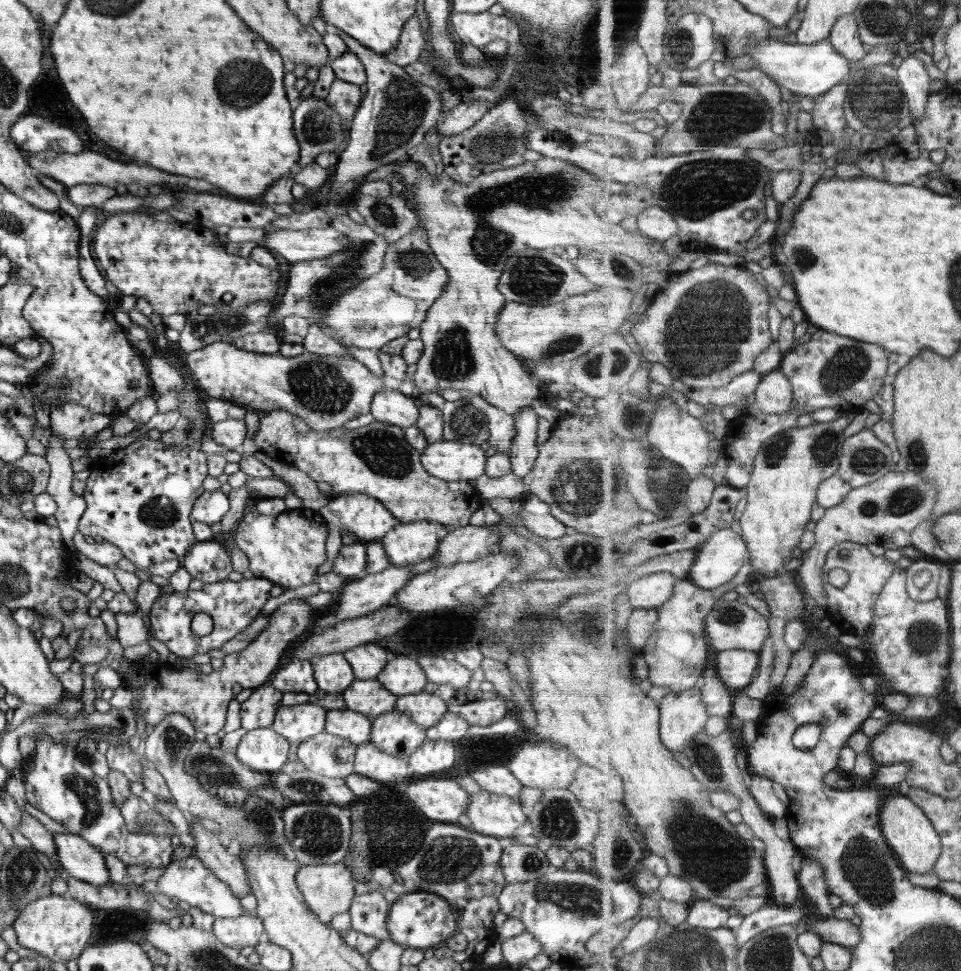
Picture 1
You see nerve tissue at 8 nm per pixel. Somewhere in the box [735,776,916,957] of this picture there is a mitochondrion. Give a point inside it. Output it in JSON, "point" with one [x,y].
{"point":[865,867]}

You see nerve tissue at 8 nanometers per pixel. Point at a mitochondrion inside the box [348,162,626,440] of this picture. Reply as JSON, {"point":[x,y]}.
{"point":[548,190]}

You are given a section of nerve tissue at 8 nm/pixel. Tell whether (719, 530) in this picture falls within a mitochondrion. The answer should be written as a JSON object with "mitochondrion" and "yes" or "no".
{"mitochondrion":"no"}

